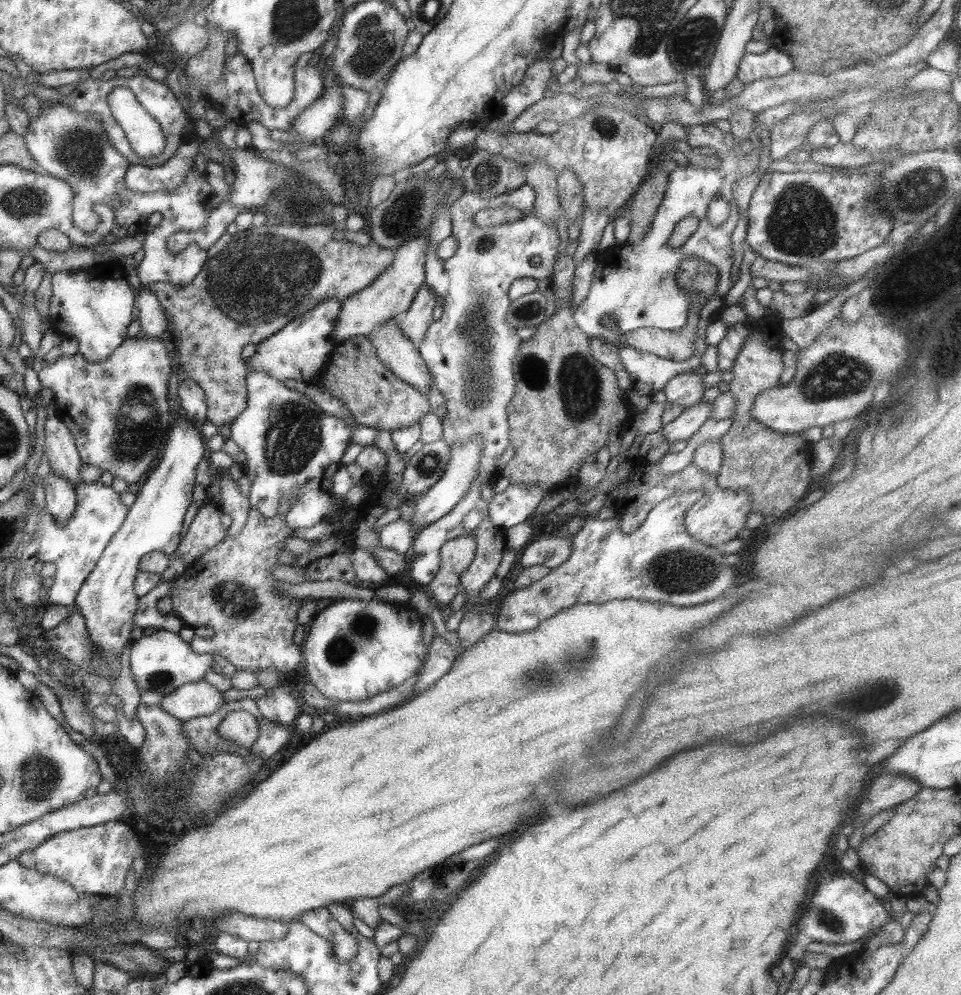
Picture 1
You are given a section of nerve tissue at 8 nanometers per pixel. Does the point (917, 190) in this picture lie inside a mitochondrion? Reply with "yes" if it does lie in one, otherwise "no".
yes

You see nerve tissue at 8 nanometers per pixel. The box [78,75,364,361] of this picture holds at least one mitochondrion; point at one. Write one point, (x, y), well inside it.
(258, 277)

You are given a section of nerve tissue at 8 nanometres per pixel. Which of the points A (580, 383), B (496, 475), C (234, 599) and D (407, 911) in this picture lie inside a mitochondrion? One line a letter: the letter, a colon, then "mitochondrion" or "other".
A: mitochondrion
B: other
C: mitochondrion
D: other

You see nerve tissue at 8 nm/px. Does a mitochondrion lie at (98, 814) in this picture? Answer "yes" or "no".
no

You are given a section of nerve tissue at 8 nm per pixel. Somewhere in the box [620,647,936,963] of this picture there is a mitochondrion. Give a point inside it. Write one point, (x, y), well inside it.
(832, 923)

